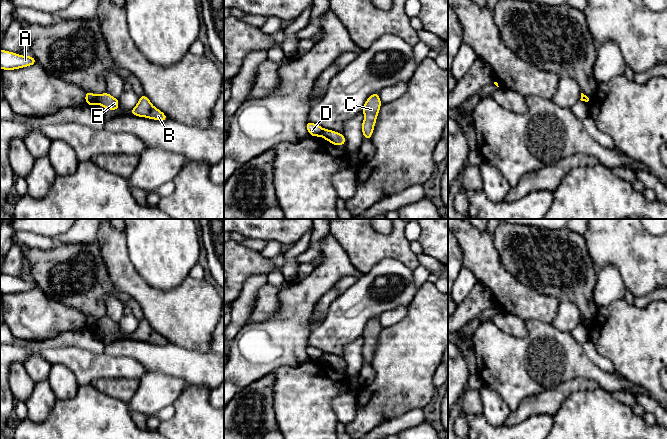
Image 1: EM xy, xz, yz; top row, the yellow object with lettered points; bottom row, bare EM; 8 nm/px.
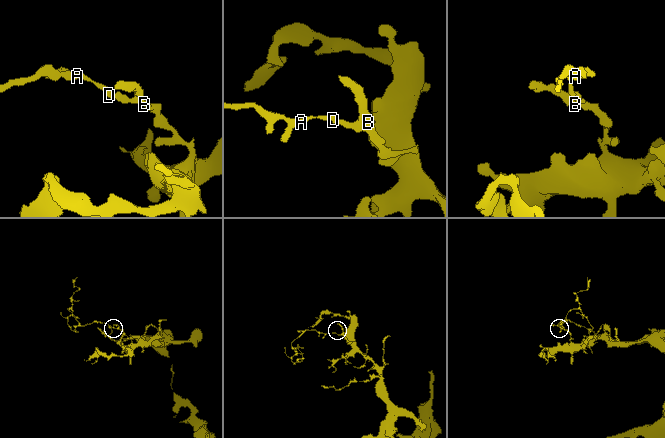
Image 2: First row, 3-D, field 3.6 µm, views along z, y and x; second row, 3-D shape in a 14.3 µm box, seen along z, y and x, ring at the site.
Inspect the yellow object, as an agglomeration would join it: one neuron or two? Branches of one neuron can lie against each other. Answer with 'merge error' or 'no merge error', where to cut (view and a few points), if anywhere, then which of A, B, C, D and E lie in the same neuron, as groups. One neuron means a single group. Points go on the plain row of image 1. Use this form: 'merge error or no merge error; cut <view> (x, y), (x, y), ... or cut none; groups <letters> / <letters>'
merge error; cut xy (98, 320), (96, 326); groups A D / B C E

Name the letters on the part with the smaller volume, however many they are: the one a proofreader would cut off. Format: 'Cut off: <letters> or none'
Cut off: A, D

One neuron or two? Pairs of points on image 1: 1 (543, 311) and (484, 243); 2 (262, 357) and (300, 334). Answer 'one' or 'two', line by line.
1: one
2: one

